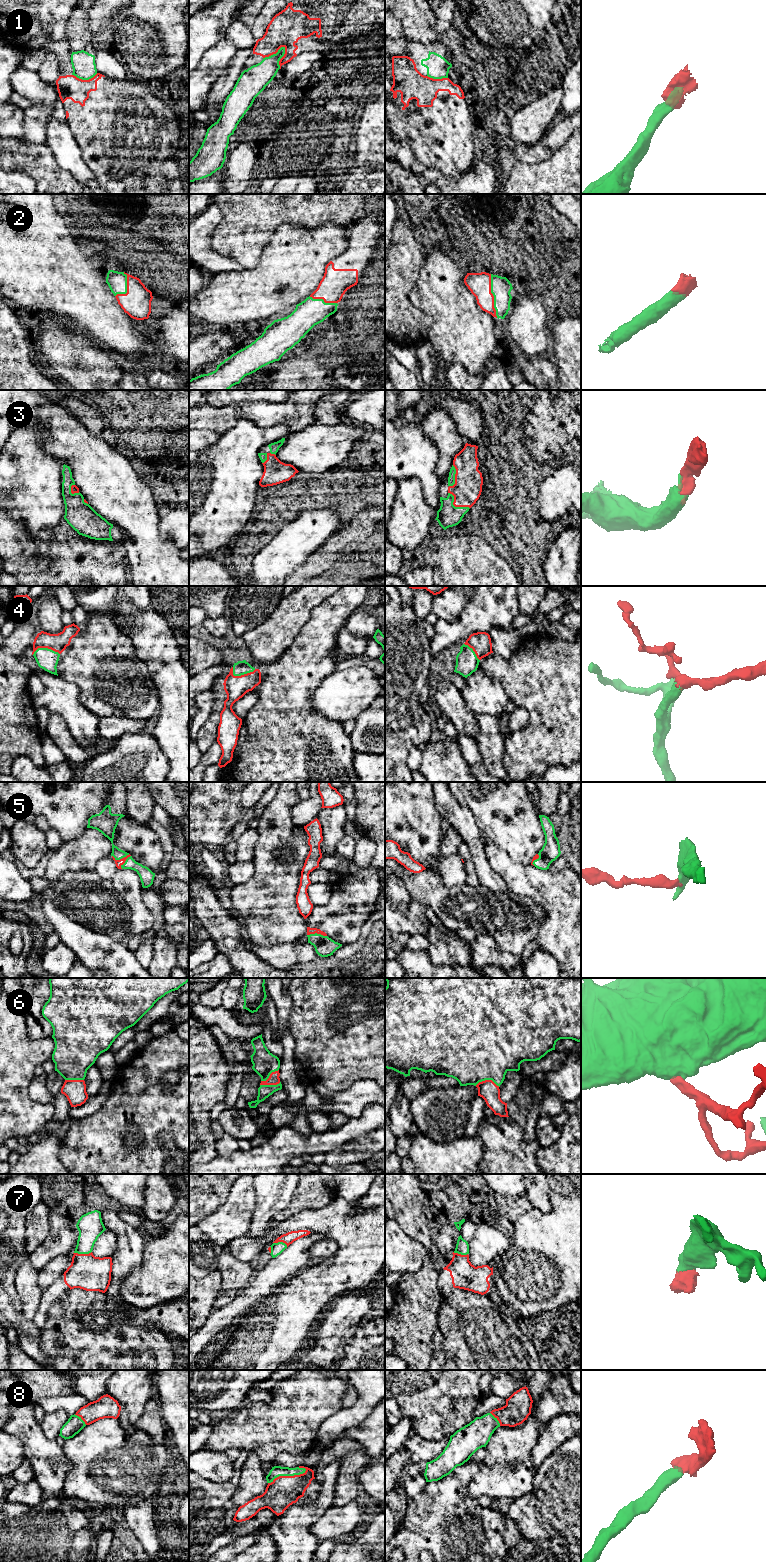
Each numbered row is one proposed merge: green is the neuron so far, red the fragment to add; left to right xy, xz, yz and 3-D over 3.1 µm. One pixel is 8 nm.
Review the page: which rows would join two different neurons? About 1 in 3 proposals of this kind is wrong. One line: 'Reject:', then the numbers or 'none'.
Reject: 1

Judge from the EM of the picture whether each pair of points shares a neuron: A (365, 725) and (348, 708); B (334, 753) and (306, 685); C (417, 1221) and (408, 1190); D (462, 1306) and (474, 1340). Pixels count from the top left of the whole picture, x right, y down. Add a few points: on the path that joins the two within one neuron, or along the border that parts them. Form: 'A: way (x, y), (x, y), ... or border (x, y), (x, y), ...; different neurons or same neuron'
A: border (374, 701), (355, 720); different neurons
B: way (318, 736), (304, 722), (304, 702); same neuron
C: way (409, 1213), (408, 1198); same neuron
D: way (466, 1314), (466, 1319), (469, 1322), (469, 1332); same neuron

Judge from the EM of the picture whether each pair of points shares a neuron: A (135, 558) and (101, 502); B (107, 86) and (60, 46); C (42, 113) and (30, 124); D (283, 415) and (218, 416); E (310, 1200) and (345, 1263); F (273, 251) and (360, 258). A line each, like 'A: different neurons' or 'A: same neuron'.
A: same neuron
B: same neuron
C: same neuron
D: same neuron
E: different neurons
F: different neurons

